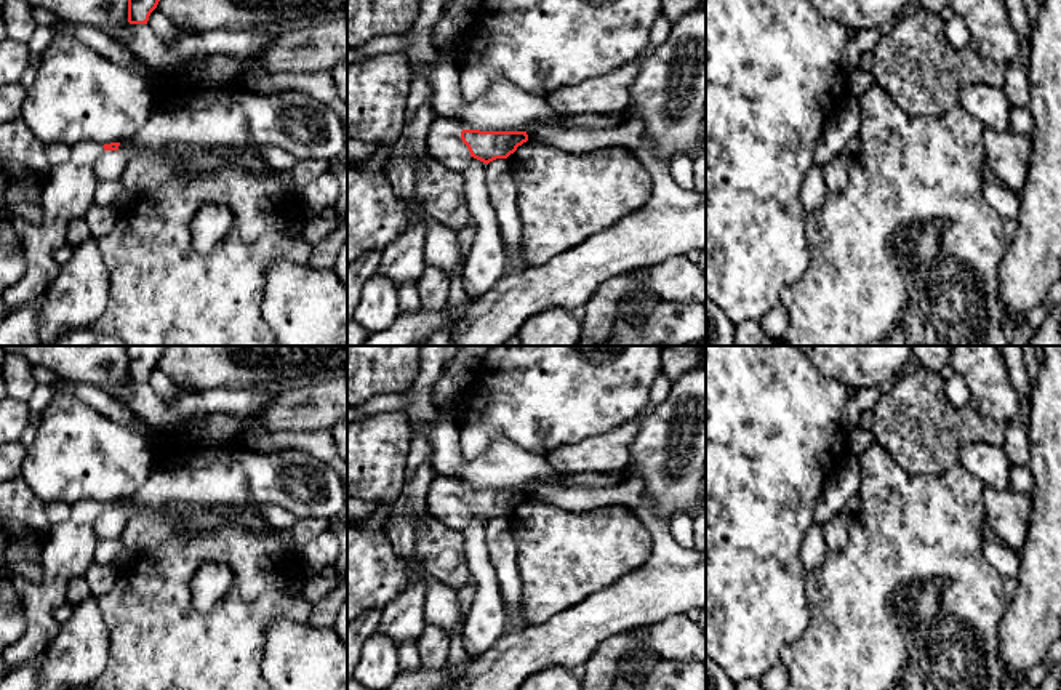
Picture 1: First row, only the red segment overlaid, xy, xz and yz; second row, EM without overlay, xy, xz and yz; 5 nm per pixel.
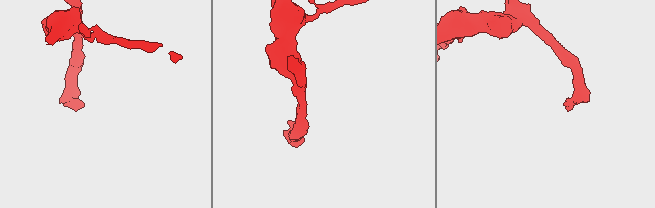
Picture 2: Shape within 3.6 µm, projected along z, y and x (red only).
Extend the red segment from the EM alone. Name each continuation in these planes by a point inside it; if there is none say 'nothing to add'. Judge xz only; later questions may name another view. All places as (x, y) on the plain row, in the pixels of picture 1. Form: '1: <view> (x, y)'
1: xz (444, 501)

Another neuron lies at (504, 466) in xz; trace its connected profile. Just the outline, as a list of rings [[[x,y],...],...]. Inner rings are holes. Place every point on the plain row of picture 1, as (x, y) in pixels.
[[[498,437],[485,453],[464,463],[458,477],[480,490],[528,490],[535,483],[562,485],[546,456],[526,453],[515,442]]]

